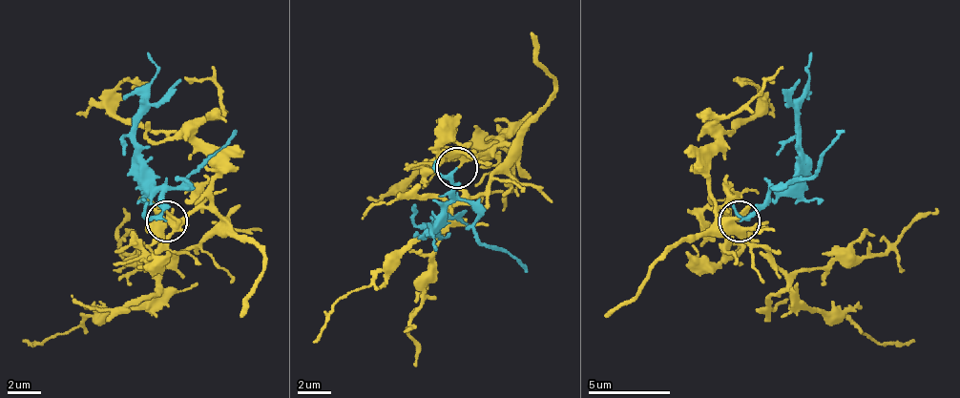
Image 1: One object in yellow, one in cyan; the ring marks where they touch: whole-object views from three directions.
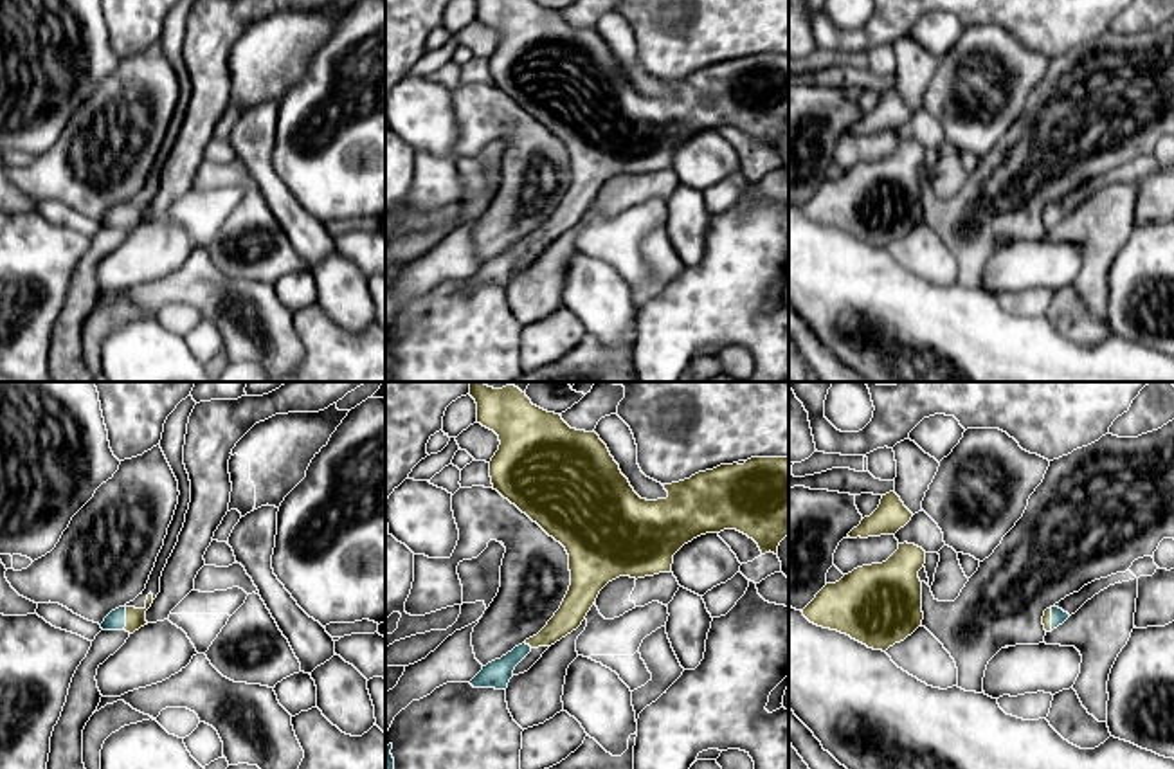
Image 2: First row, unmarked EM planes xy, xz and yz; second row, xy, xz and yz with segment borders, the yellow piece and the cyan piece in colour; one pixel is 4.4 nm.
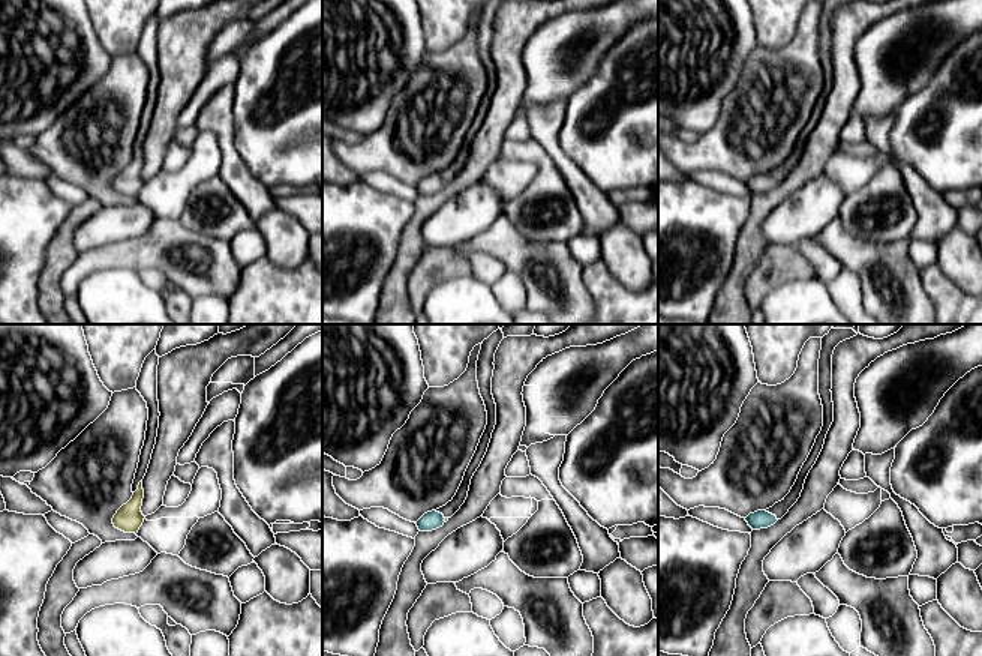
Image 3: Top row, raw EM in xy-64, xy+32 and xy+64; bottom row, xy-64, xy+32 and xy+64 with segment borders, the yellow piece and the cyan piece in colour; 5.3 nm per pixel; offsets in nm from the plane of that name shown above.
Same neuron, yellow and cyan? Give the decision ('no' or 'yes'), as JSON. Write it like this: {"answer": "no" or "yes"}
{"answer": "yes"}

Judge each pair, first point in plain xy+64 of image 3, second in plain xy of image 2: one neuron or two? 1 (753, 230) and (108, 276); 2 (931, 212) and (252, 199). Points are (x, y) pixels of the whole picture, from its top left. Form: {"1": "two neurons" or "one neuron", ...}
{"1": "two neurons", "2": "two neurons"}

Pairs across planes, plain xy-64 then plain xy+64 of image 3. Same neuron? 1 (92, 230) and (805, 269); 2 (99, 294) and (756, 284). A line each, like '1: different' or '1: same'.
1: different
2: different

